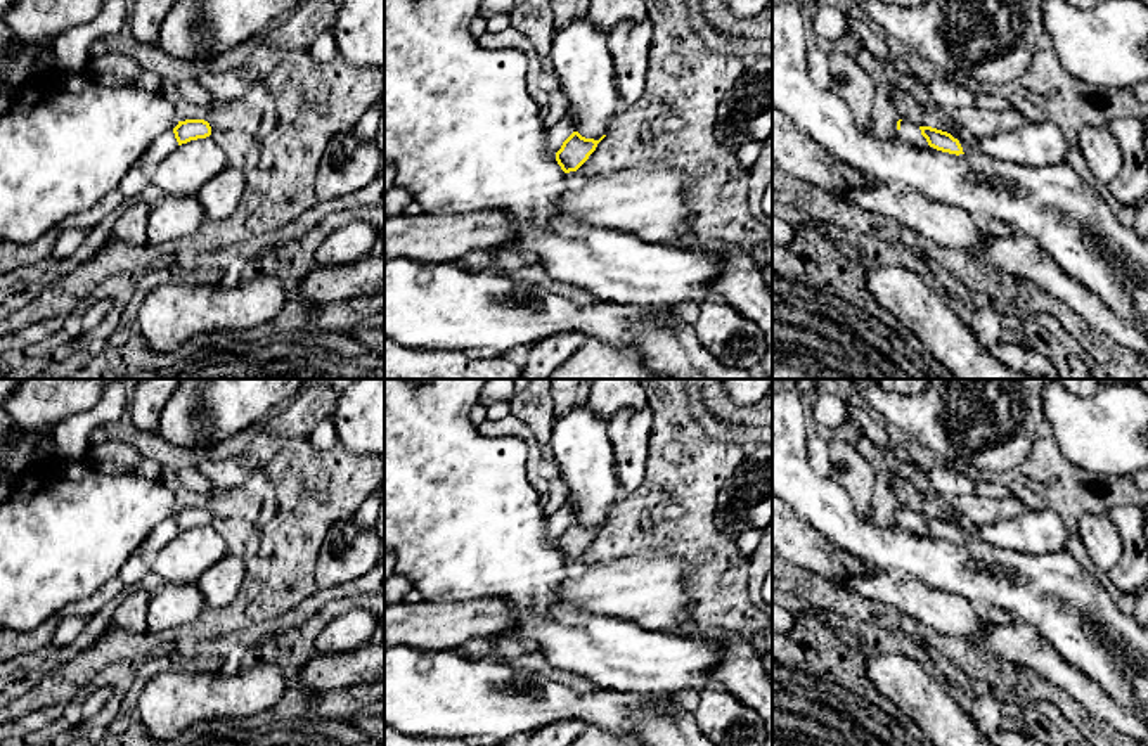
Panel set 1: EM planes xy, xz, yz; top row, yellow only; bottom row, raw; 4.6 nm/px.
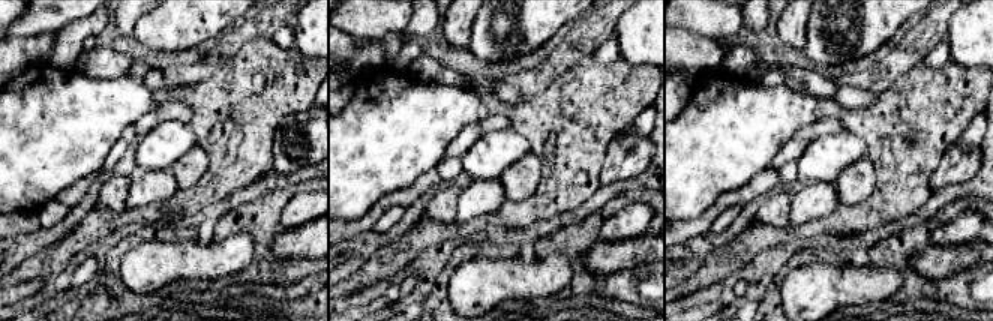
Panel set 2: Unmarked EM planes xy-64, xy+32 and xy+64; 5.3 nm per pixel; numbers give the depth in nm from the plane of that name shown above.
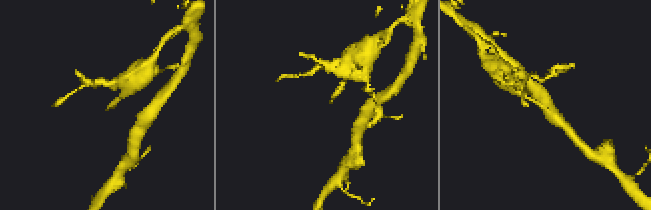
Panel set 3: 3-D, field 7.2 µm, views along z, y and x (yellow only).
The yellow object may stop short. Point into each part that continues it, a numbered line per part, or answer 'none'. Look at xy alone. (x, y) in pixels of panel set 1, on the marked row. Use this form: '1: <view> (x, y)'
1: xy (165, 144)

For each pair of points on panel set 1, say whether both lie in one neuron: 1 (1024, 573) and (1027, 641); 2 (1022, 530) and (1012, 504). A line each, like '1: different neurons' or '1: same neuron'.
1: different neurons
2: different neurons

